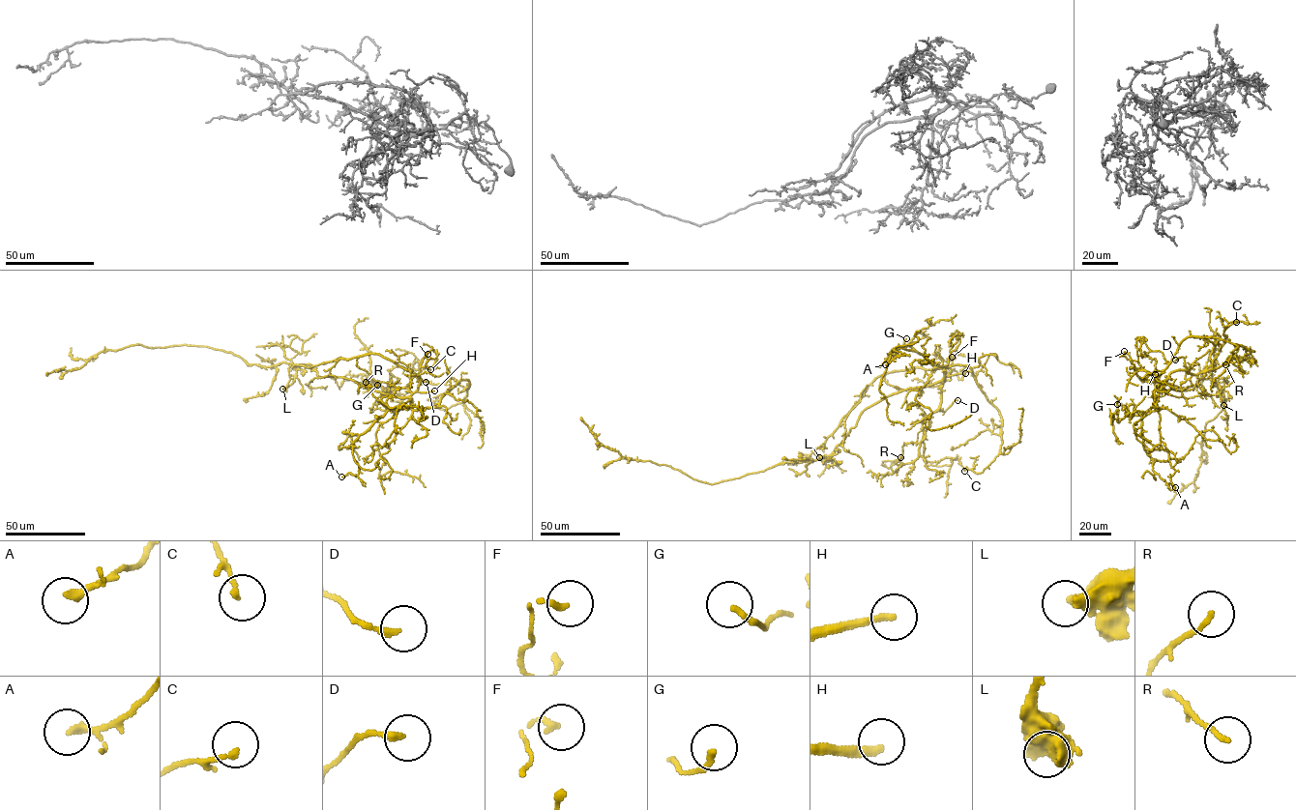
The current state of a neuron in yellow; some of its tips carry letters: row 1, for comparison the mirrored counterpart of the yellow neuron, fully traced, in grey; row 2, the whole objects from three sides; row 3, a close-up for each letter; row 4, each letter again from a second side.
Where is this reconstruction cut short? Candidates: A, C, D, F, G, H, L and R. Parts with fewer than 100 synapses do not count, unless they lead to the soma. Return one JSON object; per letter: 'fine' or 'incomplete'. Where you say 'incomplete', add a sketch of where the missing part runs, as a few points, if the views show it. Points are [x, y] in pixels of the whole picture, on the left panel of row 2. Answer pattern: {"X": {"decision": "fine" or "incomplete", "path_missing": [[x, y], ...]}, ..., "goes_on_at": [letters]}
{"A": {"decision": "fine"}, "C": {"decision": "fine"}, "D": {"decision": "fine"}, "F": {"decision": "fine"}, "G": {"decision": "fine"}, "H": {"decision": "incomplete", "path_missing": [[434, 390], [450, 390], [464, 381], [468, 373], [469, 349], [481, 343]]}, "L": {"decision": "fine"}, "R": {"decision": "fine"}, "goes_on_at": ["H"]}

